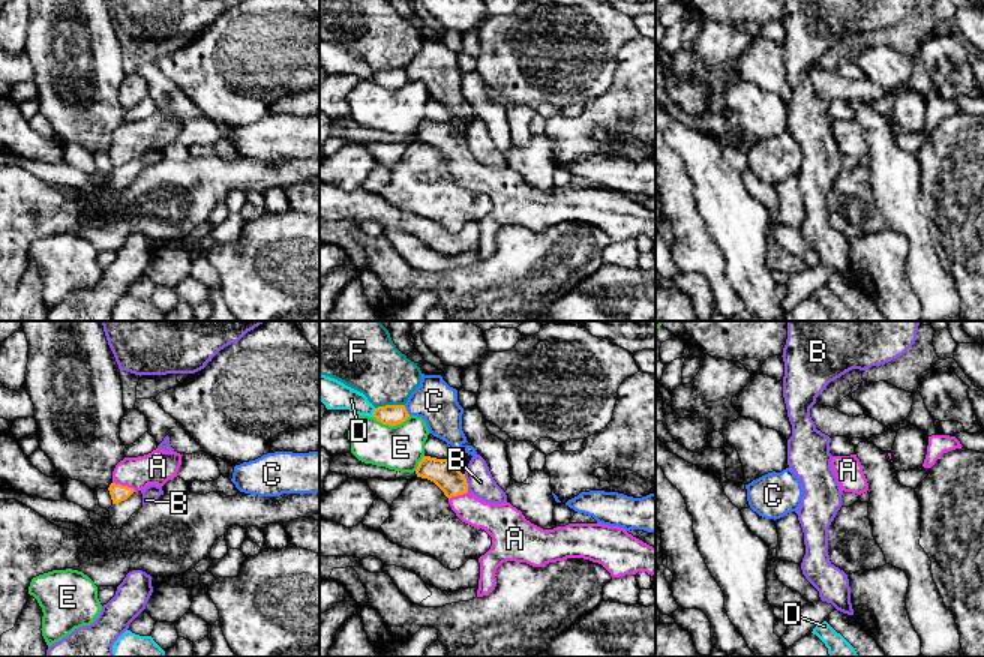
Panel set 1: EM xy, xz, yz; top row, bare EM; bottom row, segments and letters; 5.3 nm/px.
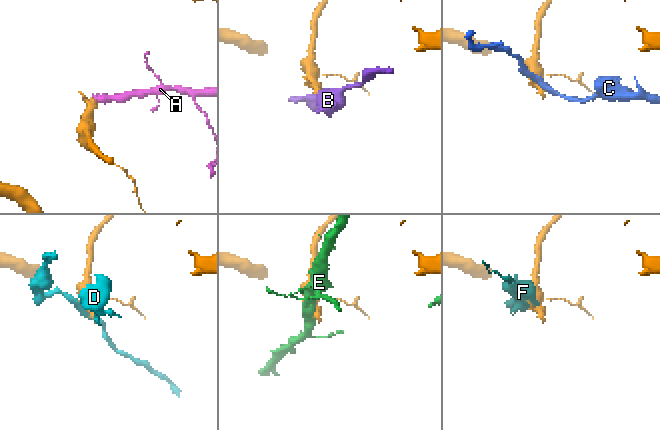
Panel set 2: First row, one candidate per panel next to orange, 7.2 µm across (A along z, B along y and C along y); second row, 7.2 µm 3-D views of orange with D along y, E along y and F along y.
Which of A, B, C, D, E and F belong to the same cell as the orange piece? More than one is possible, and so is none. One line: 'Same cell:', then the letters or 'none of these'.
Same cell: A

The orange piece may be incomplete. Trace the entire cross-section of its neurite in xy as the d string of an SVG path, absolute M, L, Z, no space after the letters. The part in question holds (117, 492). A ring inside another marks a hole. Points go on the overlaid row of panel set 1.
M160 448L144 456L124 458L116 465L112 483L108 488L112 504L128 500L134 492L142 490L148 484L164 486L177 477L180 465L180 453Z

